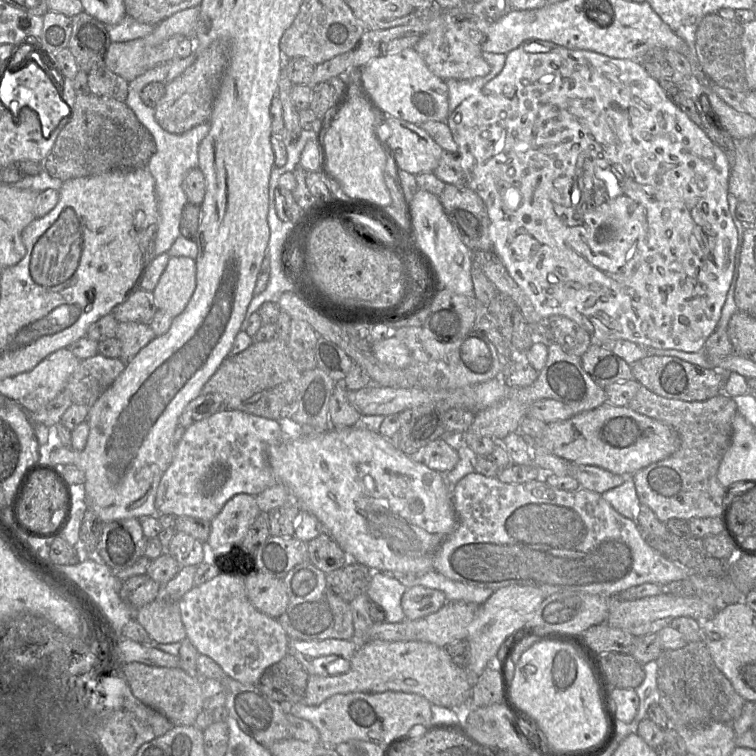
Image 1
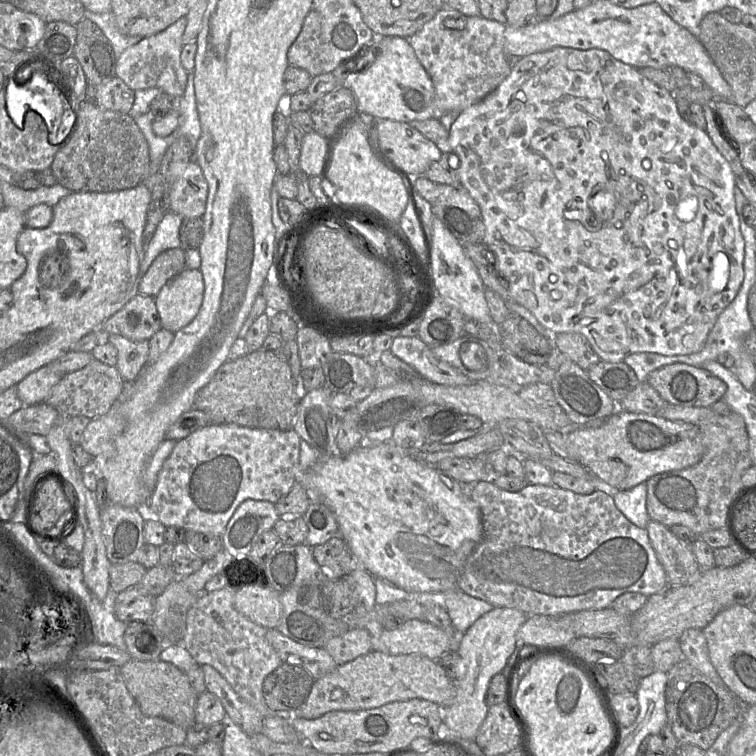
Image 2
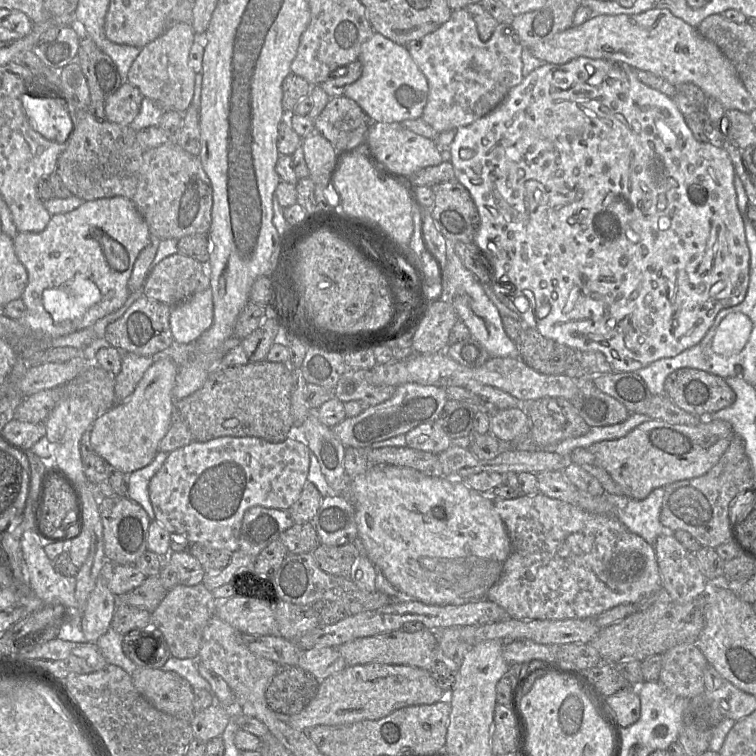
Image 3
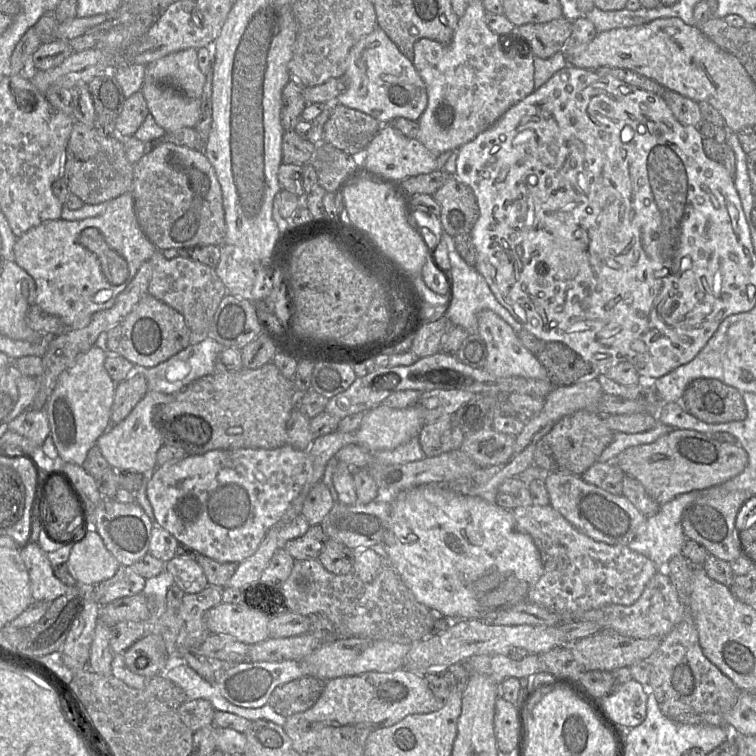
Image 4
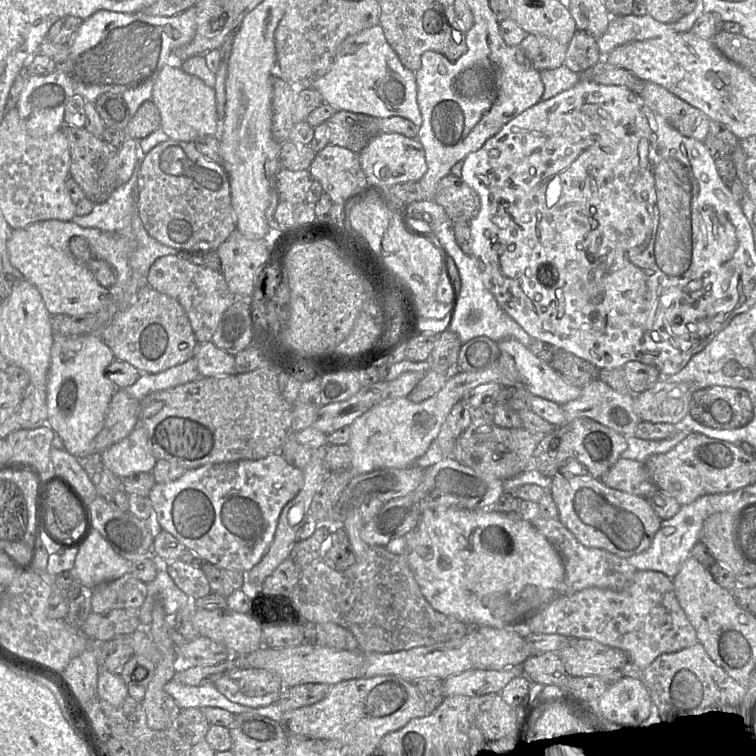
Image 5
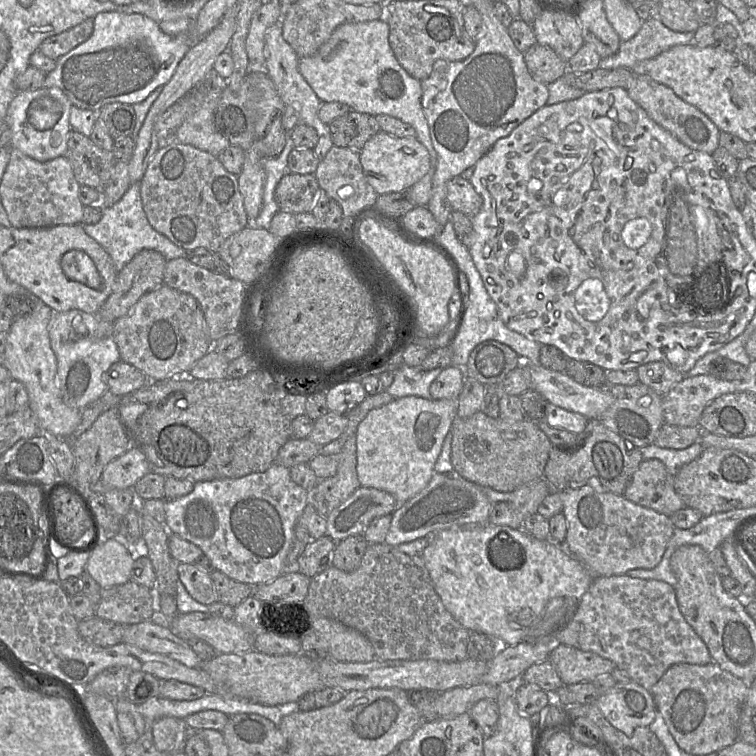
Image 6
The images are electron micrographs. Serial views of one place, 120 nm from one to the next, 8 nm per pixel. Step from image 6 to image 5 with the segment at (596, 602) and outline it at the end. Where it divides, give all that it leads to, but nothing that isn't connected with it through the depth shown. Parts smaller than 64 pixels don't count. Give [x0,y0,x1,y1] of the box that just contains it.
[527,571,698,670]

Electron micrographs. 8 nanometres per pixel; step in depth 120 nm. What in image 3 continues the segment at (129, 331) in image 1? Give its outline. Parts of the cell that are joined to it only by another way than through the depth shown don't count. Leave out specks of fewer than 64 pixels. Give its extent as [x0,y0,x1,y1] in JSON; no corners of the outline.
[115,353,154,403]

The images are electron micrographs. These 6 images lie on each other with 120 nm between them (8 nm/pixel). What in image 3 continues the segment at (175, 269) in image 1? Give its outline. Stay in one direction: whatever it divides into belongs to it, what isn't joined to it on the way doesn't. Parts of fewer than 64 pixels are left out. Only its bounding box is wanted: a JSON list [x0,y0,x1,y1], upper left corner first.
[170,287,214,343]

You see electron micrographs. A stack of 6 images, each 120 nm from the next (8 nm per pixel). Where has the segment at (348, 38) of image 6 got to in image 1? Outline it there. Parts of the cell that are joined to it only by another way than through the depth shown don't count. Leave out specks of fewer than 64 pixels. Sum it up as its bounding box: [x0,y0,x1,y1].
[355,48,450,125]

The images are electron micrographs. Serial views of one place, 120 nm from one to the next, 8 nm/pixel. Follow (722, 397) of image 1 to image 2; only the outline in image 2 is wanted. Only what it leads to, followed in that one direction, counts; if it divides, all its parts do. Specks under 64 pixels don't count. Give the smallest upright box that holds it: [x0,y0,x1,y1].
[646,403,753,537]

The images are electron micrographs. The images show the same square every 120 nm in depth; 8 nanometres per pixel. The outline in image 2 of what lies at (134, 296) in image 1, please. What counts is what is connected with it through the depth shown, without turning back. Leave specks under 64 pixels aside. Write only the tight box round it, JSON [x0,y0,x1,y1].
[102,293,162,341]

